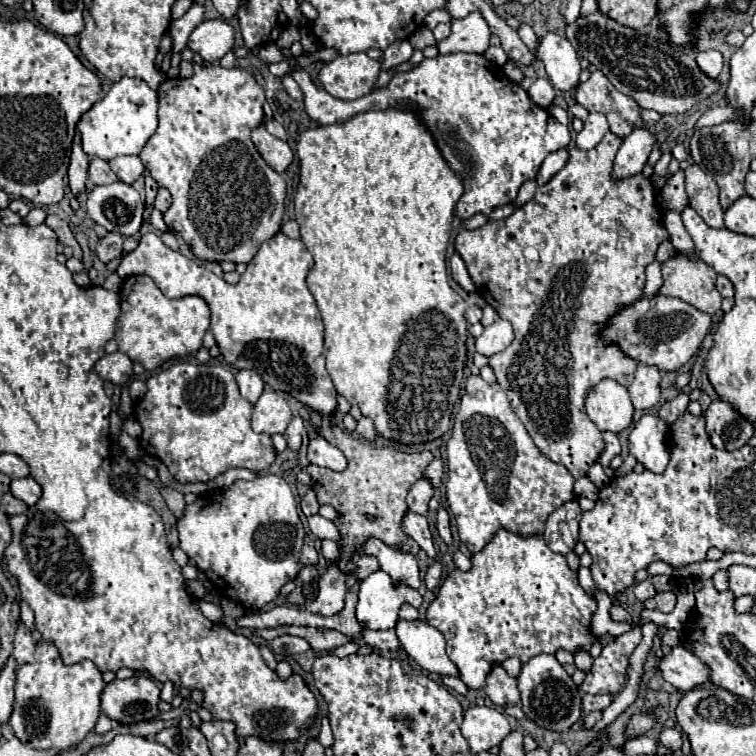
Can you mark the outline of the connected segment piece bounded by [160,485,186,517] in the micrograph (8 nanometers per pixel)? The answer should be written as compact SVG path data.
M160 487L160 493L162 493L162 497L164 497L164 501L166 501L166 505L168 505L168 509L178 517L178 515L182 515L182 511L184 511L184 495L180 493L180 491L176 491L176 489L170 489L170 487Z

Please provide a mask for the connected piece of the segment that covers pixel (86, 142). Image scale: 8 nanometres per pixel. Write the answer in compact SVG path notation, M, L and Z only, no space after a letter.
M124 77L110 87L110 91L94 103L78 121L82 133L82 147L90 157L110 161L120 155L140 155L146 141L158 129L158 97L146 81L136 77Z

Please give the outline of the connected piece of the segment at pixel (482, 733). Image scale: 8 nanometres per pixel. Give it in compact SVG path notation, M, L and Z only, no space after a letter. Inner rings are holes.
M470 707L464 713L460 729L470 745L470 751L478 753L502 743L502 739L510 733L510 723L500 709Z

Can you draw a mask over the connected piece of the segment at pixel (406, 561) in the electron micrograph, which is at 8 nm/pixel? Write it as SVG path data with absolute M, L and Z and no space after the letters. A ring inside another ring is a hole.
M368 539L362 547L362 553L374 555L380 561L380 569L386 571L394 579L394 583L404 583L413 589L420 587L420 570L414 555L392 549L378 539Z

